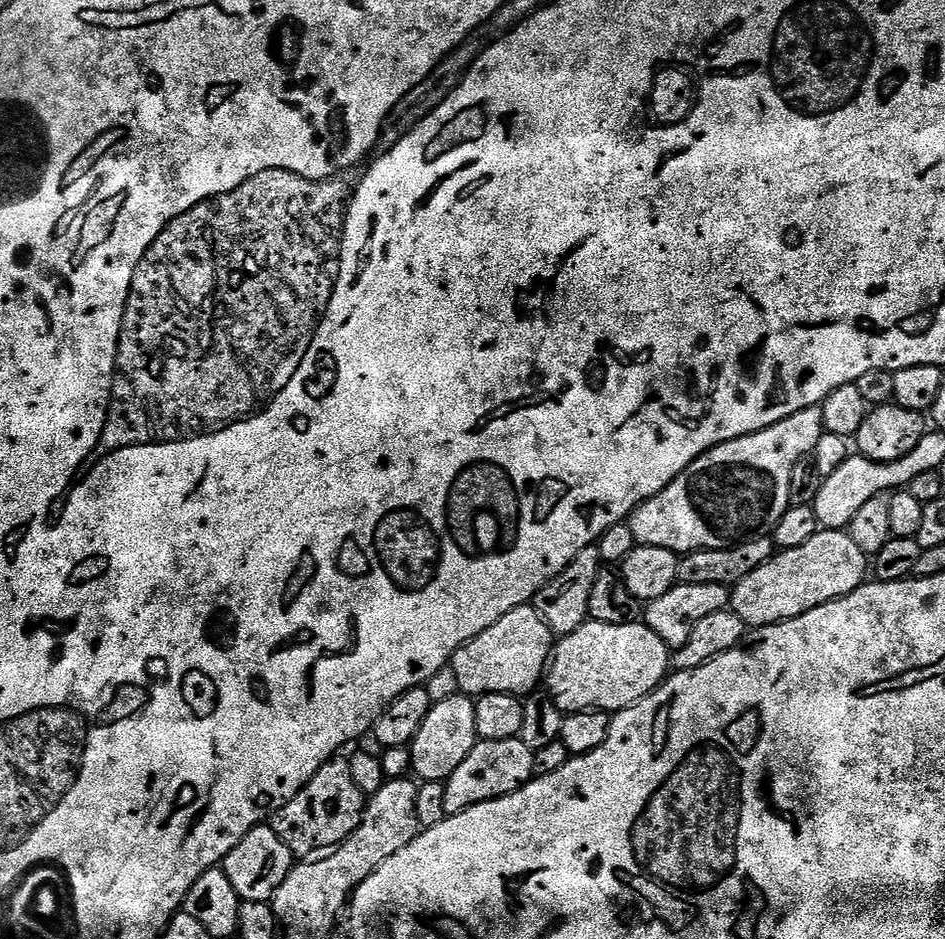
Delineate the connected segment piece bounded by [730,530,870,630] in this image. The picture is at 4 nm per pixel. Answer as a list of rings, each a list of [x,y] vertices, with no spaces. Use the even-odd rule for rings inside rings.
[[[820,530],[801,545],[777,551],[758,570],[737,580],[730,592],[730,608],[752,630],[780,624],[850,594],[865,583],[869,572],[869,557],[847,531]]]

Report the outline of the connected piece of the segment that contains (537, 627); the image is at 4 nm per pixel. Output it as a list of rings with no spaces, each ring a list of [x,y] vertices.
[[[531,603],[518,606],[510,610],[494,626],[482,630],[472,640],[457,650],[450,661],[450,672],[456,675],[456,684],[461,693],[473,698],[479,698],[488,692],[504,692],[506,695],[528,694],[533,691],[536,683],[543,681],[546,676],[546,669],[550,663],[550,657],[554,651],[554,633],[552,627],[538,614],[538,610]]]

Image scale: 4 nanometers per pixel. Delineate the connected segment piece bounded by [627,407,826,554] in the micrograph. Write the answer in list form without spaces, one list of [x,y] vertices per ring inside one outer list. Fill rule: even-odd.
[[[819,407],[807,408],[798,414],[790,414],[790,418],[786,418],[782,422],[778,422],[769,428],[758,430],[749,436],[739,436],[725,444],[714,446],[708,452],[703,452],[696,461],[686,469],[682,474],[678,474],[675,480],[671,480],[669,484],[658,494],[651,496],[649,500],[639,504],[632,512],[627,525],[633,532],[633,538],[637,545],[645,544],[646,546],[662,546],[668,548],[677,554],[687,554],[690,552],[701,552],[702,550],[718,550],[719,548],[737,548],[745,540],[756,540],[759,536],[768,536],[775,533],[777,524],[781,518],[787,514],[790,505],[793,503],[792,495],[792,475],[794,474],[794,466],[799,460],[811,457],[815,453],[818,442],[826,435],[824,427],[824,414]]]

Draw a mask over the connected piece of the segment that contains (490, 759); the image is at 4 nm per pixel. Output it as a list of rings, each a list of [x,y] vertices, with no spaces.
[[[481,739],[462,758],[462,766],[454,770],[447,780],[443,781],[445,786],[445,810],[447,815],[453,816],[459,812],[465,812],[470,806],[481,804],[487,800],[497,800],[517,792],[522,785],[527,784],[534,776],[534,754],[530,746],[526,746],[520,739],[510,740],[483,740]]]

